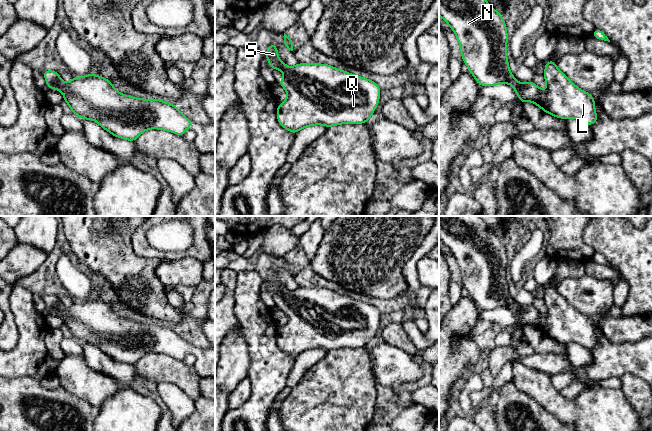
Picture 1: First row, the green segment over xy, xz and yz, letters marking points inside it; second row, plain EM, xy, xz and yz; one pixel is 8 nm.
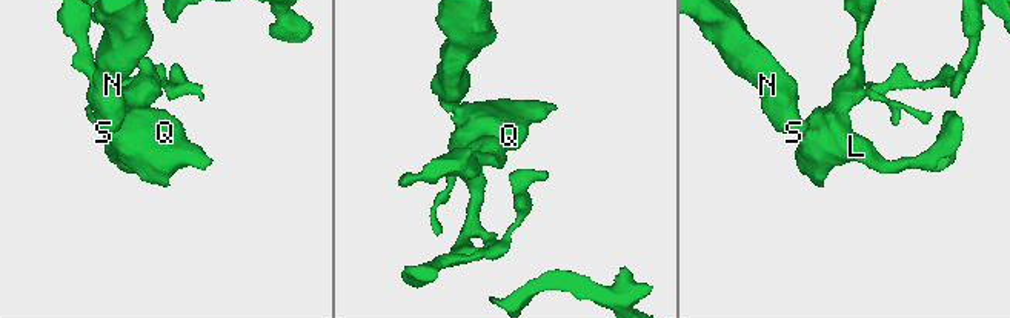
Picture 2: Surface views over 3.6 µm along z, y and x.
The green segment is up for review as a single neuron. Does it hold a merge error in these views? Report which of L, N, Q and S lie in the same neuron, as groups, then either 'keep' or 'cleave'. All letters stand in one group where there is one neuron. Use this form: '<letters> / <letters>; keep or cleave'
L N Q S; keep

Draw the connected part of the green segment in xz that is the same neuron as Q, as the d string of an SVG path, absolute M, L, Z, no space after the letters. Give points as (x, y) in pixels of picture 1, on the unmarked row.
M271 267L264 279L272 294L279 293L284 302L278 306L287 315L287 322L277 330L277 344L280 349L296 358L313 349L327 352L339 348L366 347L374 337L381 314L372 304L339 294L328 288L298 287L288 291L278 281L277 270Z

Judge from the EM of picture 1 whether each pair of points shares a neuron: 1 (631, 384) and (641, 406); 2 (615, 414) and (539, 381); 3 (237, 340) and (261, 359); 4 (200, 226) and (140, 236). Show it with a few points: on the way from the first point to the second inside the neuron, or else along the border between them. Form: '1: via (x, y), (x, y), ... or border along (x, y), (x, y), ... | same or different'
1: via (636, 389), (641, 401) | same
2: via (596, 413), (570, 412), (556, 400) | same
3: border along (241, 325), (249, 354), (249, 369), (247, 372) | different
4: via (195, 246), (188, 253), (180, 255), (155, 254) | same

